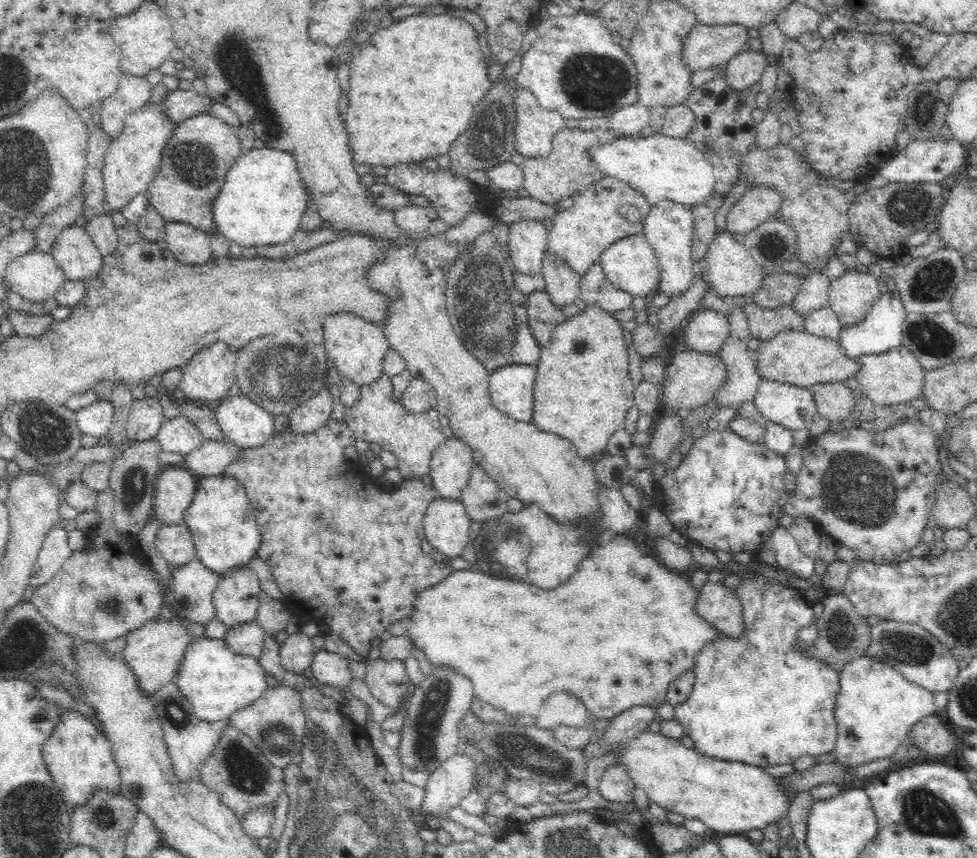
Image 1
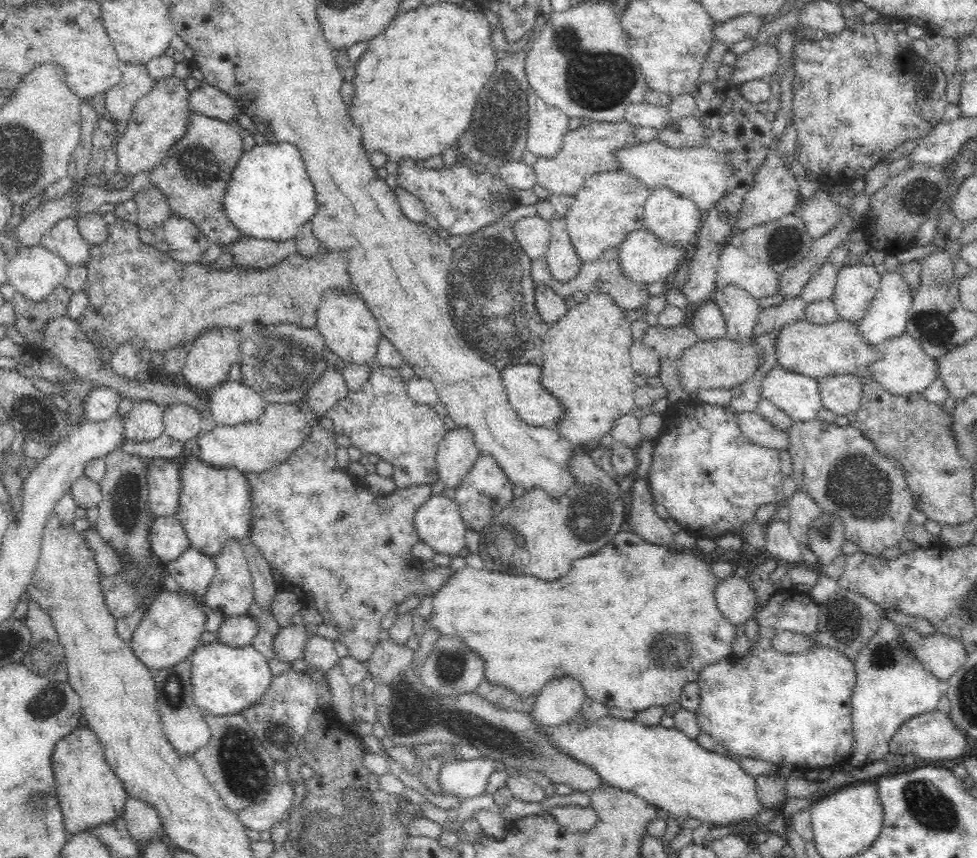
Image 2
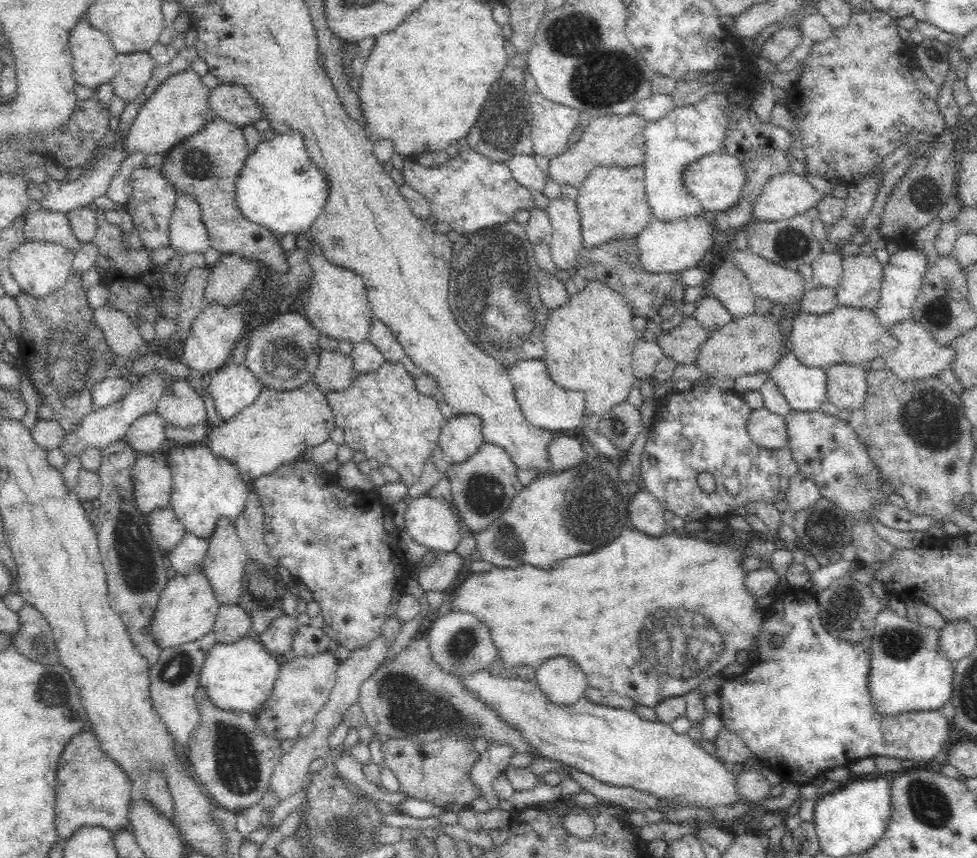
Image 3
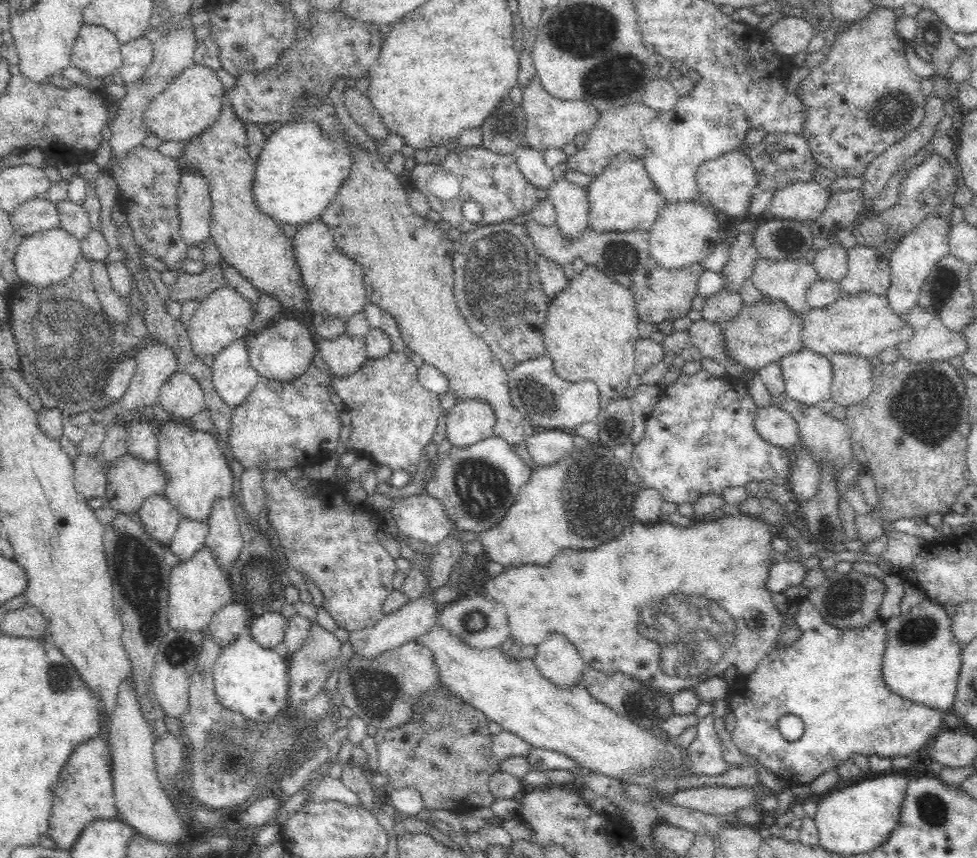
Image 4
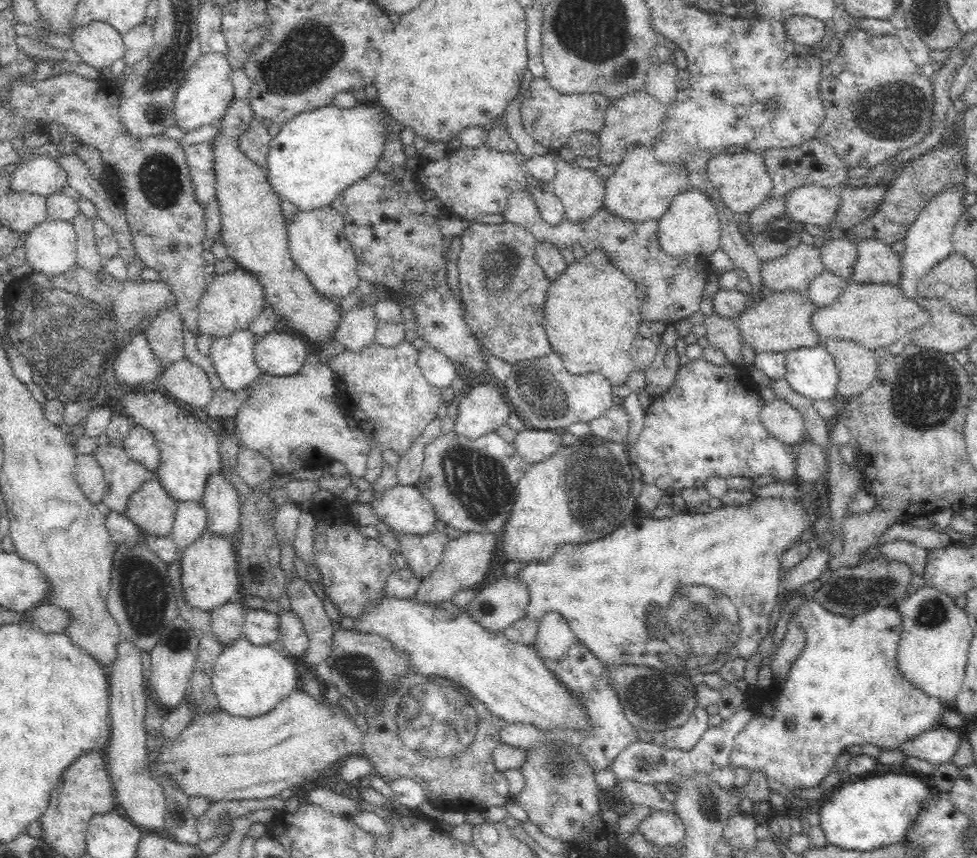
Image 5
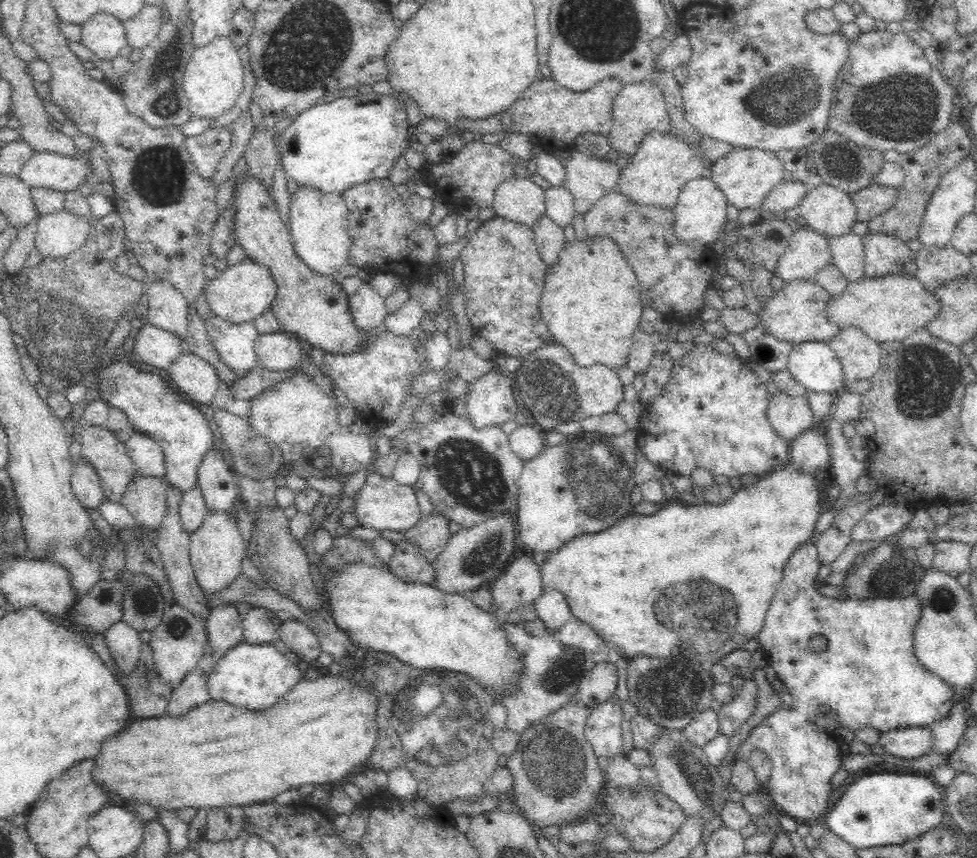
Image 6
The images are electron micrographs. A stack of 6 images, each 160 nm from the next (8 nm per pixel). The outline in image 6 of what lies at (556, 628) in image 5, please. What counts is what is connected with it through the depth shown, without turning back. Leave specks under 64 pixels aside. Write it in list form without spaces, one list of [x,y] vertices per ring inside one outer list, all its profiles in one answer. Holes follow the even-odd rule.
[[[556,589],[542,592],[534,603],[537,618],[544,619],[546,625],[552,629],[560,627],[566,619],[573,616],[566,602],[566,597]]]

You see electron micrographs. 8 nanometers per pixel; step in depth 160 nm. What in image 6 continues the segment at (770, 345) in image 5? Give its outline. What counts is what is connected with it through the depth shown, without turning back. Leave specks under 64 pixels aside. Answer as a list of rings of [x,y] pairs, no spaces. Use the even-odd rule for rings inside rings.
[[[800,279],[787,282],[762,304],[761,310],[756,314],[757,325],[761,324],[764,333],[775,336],[778,340],[796,345],[809,340],[827,342],[840,332],[838,322],[828,319],[827,308],[833,297],[824,290],[815,279]]]

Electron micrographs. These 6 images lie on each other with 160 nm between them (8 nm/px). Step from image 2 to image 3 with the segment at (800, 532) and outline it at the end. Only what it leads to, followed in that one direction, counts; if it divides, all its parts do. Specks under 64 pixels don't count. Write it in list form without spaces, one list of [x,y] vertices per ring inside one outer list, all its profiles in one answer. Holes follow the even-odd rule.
[[[797,472],[789,478],[789,488],[786,494],[788,511],[790,513],[800,513],[814,506],[821,497],[816,483],[801,472]]]

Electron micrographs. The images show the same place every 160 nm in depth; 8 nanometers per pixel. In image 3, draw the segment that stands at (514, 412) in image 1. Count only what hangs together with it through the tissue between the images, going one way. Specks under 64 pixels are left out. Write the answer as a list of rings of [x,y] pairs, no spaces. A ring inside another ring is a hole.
[[[544,359],[516,361],[507,367],[522,414],[530,426],[551,430],[579,430],[585,421],[585,394],[580,390],[564,390],[550,377]]]

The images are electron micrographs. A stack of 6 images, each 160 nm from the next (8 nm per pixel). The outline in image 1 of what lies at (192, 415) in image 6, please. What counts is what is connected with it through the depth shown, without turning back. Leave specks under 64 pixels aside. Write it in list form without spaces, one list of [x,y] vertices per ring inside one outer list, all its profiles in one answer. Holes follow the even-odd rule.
[[[224,474],[196,476],[196,492],[186,510],[183,524],[192,533],[195,556],[208,570],[221,577],[249,564],[263,540],[244,485],[237,478]]]

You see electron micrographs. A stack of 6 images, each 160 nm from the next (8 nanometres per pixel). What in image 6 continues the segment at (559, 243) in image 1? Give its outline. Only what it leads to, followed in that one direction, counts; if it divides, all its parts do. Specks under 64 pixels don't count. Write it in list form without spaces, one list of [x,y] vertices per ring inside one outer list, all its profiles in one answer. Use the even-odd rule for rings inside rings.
[[[652,130],[640,143],[638,150],[631,155],[632,160],[620,174],[616,190],[623,191],[630,199],[640,203],[654,203],[656,206],[674,207],[681,188],[690,180],[709,173],[719,158],[728,154],[733,145],[710,138],[707,134],[698,134],[697,139],[688,143],[683,137],[674,134],[662,134]]]

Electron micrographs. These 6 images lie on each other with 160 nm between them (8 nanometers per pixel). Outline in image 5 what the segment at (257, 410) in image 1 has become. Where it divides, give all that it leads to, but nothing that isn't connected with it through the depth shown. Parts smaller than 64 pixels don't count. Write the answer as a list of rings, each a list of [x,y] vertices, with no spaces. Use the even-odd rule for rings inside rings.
[[[248,328],[213,339],[209,358],[226,390],[242,390],[262,374],[253,355],[256,337]]]

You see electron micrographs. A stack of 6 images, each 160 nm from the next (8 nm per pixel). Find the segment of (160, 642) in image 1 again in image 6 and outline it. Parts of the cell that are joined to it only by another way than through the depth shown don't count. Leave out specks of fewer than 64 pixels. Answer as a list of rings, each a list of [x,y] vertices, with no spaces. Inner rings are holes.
[[[210,511],[198,530],[190,533],[190,559],[196,581],[205,595],[214,595],[226,589],[241,576],[241,563],[246,547],[237,526],[235,514]]]

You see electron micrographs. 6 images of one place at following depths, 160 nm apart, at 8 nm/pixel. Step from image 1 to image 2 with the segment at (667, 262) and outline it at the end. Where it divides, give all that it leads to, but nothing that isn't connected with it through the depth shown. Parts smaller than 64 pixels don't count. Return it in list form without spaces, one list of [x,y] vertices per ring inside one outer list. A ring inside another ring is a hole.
[[[665,187],[654,188],[644,203],[644,226],[667,244],[688,246],[704,213],[695,202]]]

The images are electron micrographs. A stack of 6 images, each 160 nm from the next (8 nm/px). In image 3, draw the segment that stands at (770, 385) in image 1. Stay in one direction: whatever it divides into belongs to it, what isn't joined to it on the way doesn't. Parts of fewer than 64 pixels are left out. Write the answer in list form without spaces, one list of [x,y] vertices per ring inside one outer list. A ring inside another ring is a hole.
[[[792,350],[776,362],[768,375],[777,384],[791,410],[819,410],[822,402],[827,399],[825,368],[802,364]]]

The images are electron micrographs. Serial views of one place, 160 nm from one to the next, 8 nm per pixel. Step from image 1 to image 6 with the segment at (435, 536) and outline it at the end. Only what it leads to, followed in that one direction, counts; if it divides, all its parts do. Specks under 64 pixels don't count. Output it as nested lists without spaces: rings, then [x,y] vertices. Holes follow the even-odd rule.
[[[376,468],[374,472],[369,473],[354,498],[355,505],[352,513],[357,516],[356,522],[362,527],[374,528],[380,532],[384,530],[402,532],[417,526],[423,518],[415,488],[398,484],[393,478],[383,476]]]

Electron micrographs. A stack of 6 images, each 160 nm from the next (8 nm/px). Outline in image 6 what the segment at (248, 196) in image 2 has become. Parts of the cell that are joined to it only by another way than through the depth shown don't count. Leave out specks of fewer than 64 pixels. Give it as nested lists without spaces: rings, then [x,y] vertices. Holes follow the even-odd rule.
[[[358,94],[353,98],[338,98],[334,102],[321,102],[309,107],[294,118],[279,138],[280,158],[286,177],[300,186],[316,186],[322,191],[342,192],[348,187],[369,182],[373,179],[386,178],[396,160],[402,157],[408,146],[410,132],[406,130],[408,118],[404,106],[406,102],[398,95]]]

